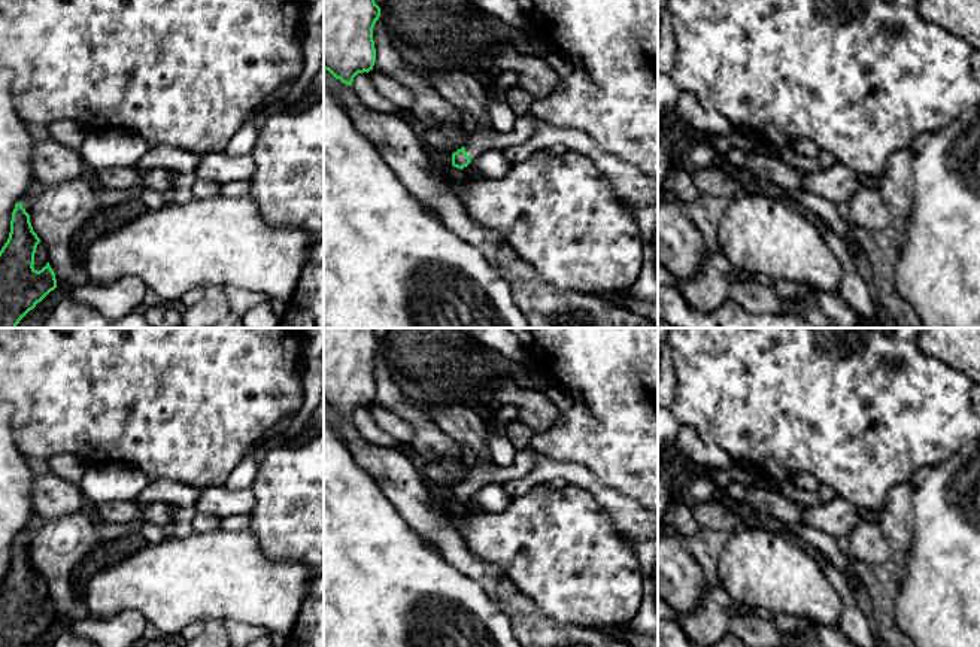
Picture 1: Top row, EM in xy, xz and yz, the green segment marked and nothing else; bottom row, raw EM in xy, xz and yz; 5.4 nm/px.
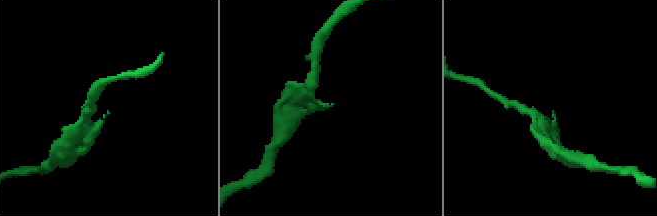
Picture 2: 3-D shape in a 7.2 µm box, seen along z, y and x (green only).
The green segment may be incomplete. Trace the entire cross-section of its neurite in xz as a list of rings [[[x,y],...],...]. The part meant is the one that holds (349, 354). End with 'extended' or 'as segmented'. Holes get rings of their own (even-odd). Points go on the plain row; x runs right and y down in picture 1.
[[[324,328],[324,403],[352,419],[358,407],[373,404],[376,382],[373,362],[380,350],[374,328]]]; as segmented

